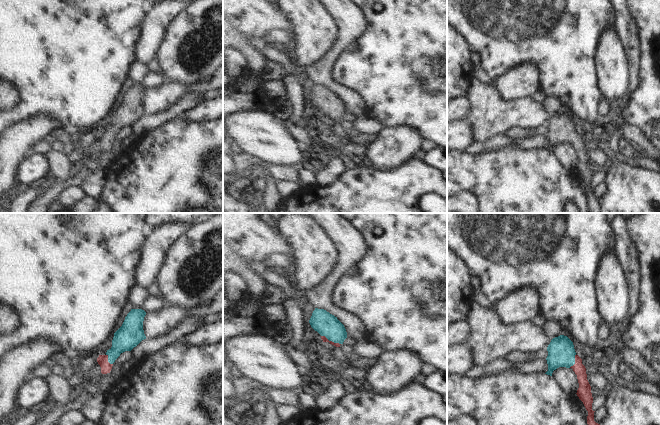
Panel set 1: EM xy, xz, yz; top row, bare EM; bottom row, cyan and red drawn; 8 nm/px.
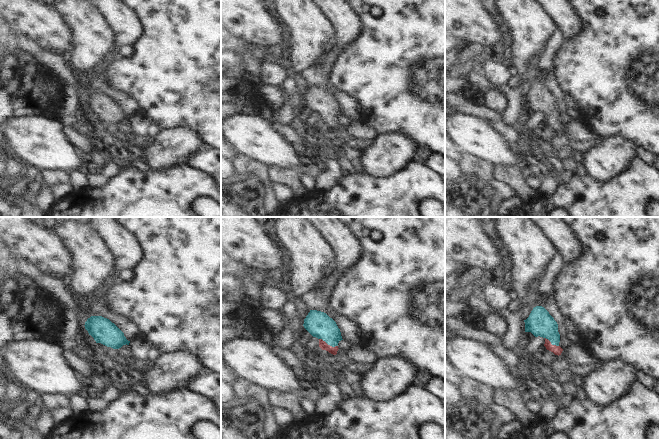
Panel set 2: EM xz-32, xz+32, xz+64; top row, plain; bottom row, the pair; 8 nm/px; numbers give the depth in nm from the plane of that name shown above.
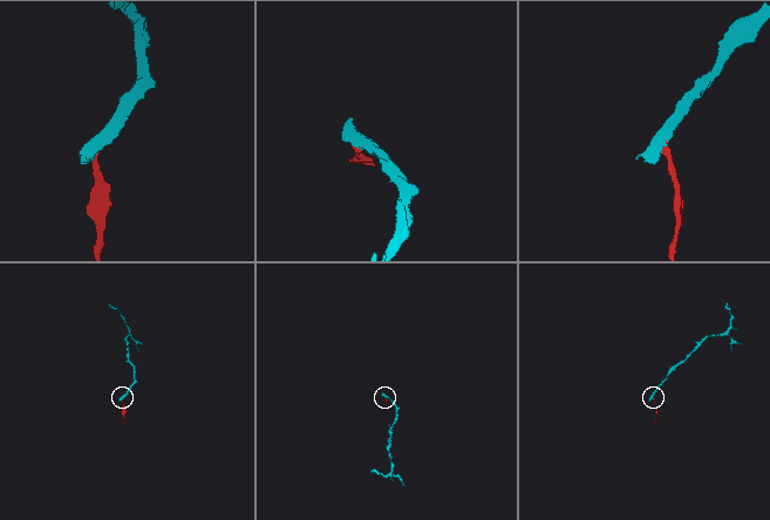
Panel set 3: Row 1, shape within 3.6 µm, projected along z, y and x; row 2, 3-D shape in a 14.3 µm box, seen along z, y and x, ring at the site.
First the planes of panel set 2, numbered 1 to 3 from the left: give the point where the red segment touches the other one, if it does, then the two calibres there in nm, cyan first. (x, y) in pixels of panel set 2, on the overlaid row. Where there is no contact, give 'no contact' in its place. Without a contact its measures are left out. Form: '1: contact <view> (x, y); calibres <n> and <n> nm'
1: no contact
2: contact xz+32 (328, 344); calibres 200 and 70 nm
3: contact xz+64 (552, 344); calibres 200 and 80 nm

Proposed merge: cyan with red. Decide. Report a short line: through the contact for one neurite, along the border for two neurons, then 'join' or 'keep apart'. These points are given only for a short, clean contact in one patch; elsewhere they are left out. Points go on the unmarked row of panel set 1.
xz (326, 100), (331, 105), (331, 116), (323, 114) | join

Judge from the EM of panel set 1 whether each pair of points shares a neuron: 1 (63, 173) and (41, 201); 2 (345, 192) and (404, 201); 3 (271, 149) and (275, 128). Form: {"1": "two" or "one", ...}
{"1": "one", "2": "one", "3": "one"}

